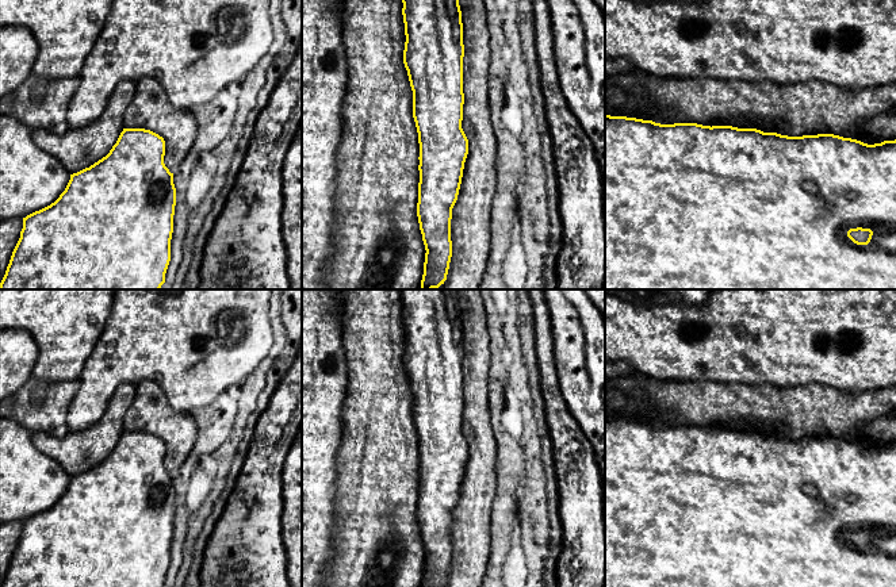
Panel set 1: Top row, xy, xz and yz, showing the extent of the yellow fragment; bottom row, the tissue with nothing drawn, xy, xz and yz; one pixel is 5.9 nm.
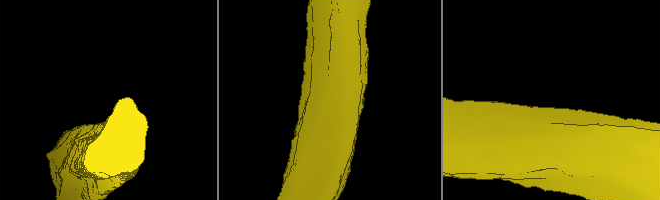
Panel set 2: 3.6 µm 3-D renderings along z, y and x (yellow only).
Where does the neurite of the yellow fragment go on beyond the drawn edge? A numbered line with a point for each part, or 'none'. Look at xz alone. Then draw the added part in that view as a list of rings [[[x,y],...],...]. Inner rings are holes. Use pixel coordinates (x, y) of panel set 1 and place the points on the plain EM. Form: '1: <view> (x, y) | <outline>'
none

